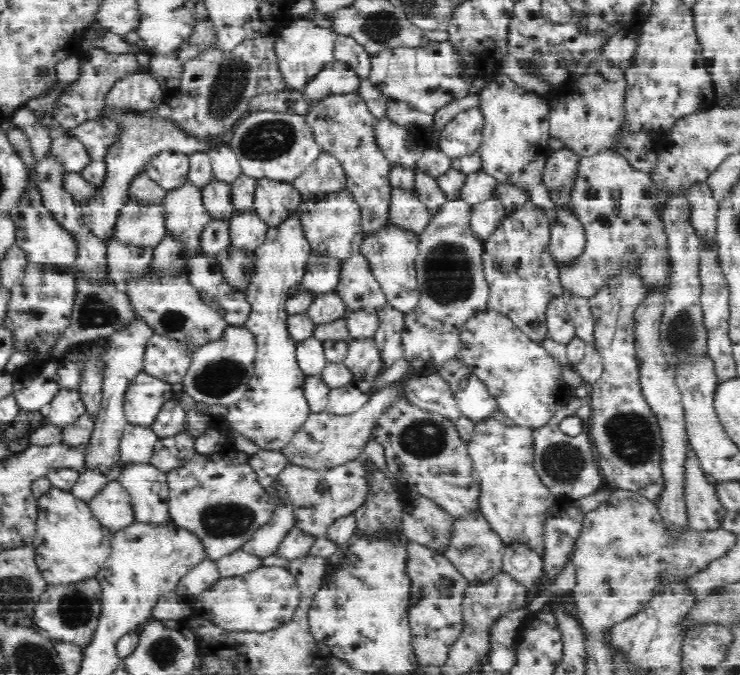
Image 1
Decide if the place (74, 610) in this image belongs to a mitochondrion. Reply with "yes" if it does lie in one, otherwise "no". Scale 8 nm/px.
yes

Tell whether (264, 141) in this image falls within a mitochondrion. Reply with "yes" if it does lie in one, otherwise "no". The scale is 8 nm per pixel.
yes

